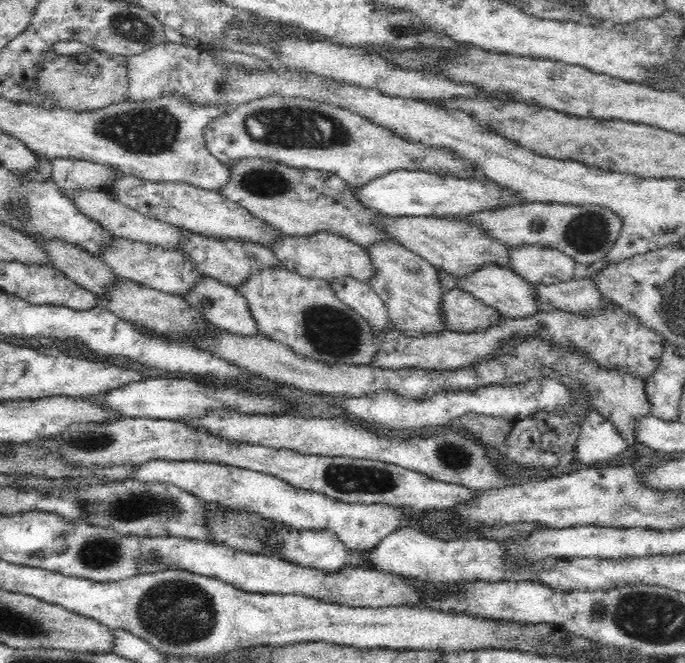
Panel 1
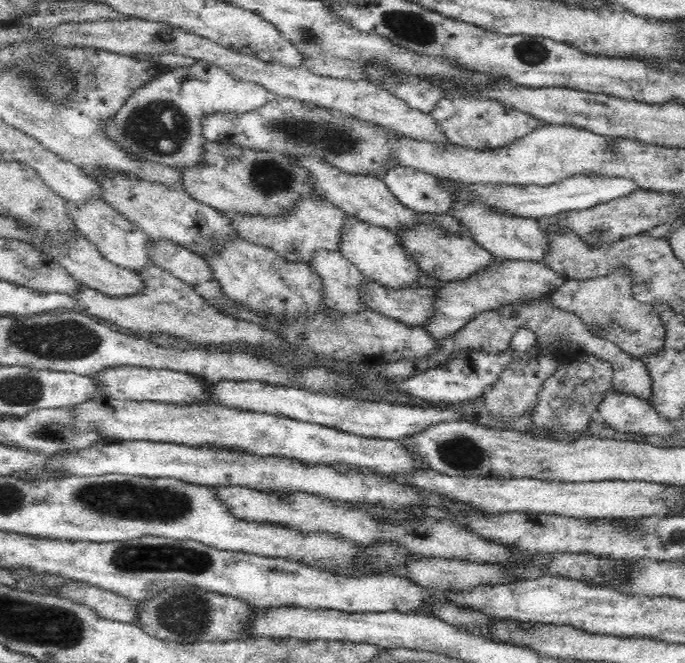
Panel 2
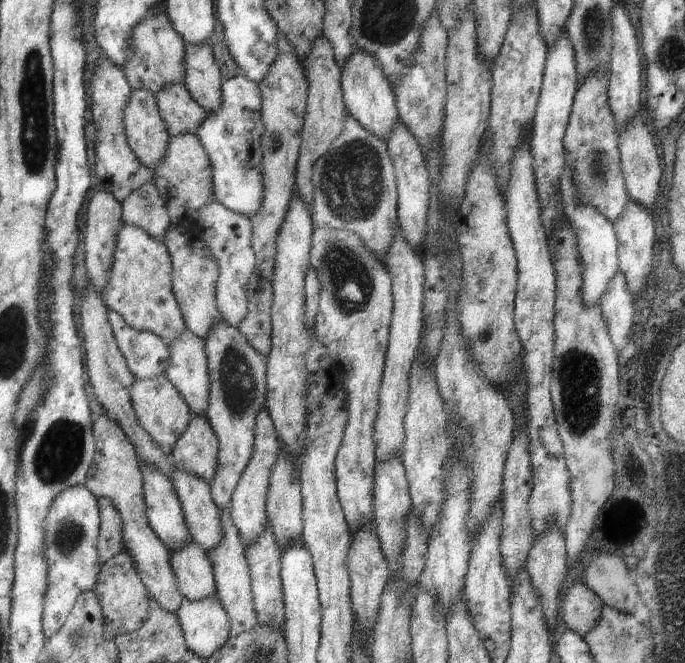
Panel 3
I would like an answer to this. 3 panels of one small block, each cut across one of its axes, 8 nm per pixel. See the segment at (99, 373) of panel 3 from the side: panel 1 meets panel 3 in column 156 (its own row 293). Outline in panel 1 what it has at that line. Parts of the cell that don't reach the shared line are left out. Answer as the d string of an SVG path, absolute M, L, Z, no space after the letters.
M447 284L439 298L439 320L446 330L474 332L498 324L498 311L455 285Z

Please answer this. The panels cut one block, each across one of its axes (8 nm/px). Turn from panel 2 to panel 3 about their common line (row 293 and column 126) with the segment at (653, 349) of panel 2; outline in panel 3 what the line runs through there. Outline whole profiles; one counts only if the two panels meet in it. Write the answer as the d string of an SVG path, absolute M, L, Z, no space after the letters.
M126 550L101 567L96 594L101 602L105 632L109 630L114 637L119 634L135 633L147 622L151 612L150 602L153 599L137 572L133 558Z

